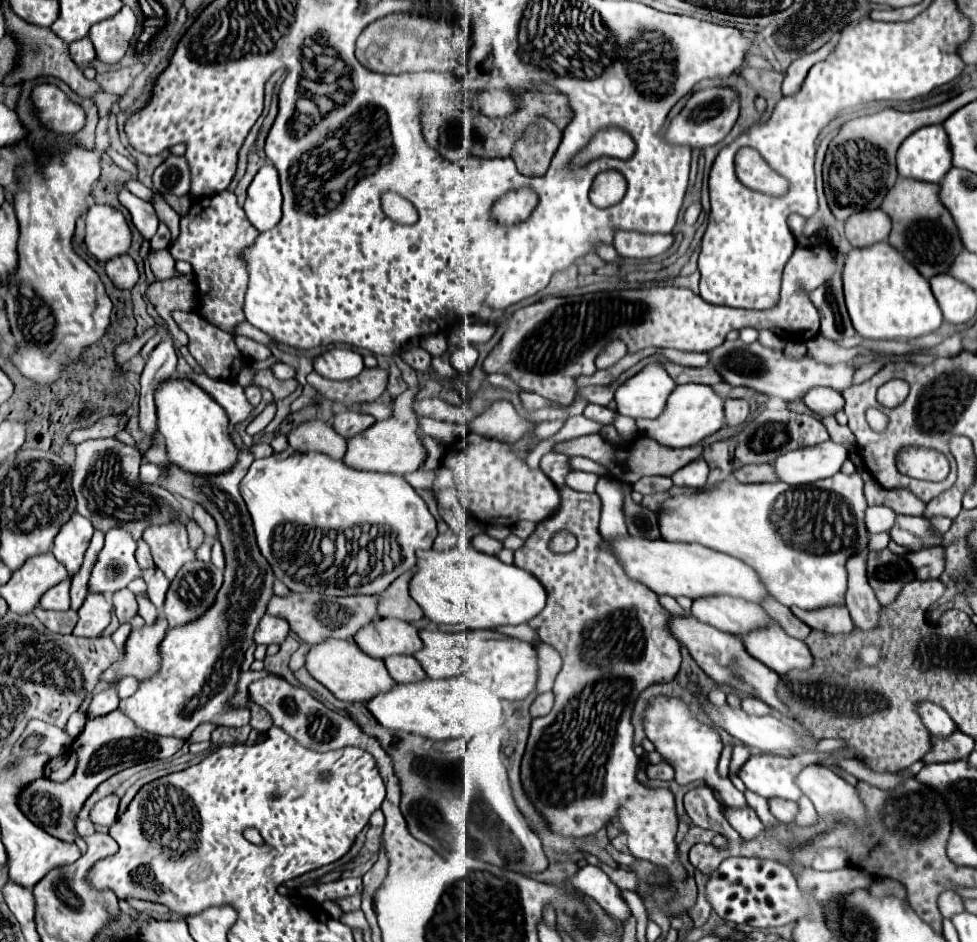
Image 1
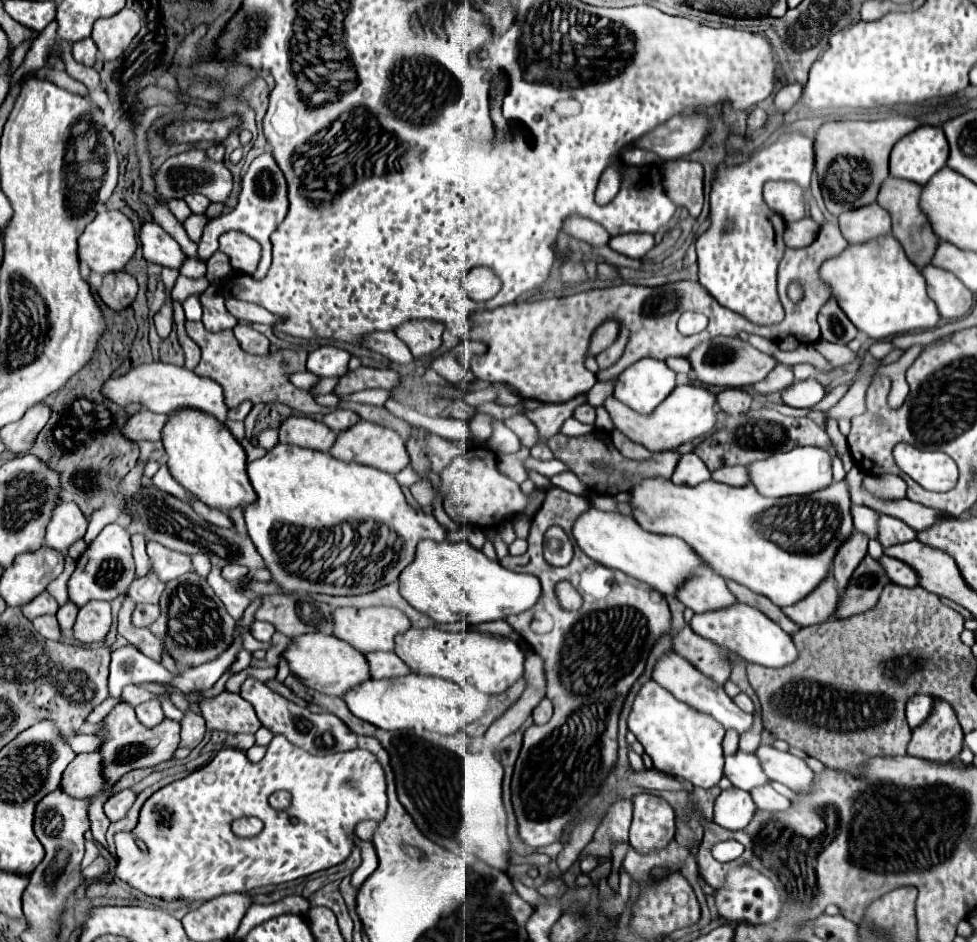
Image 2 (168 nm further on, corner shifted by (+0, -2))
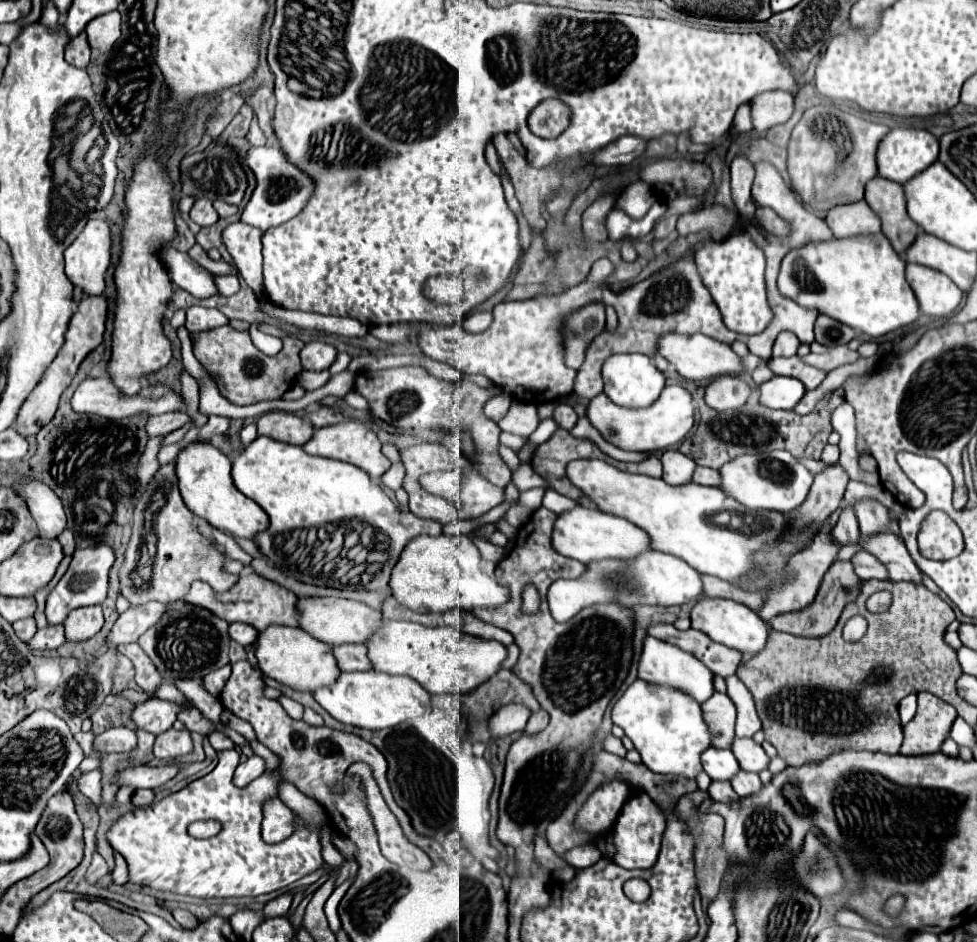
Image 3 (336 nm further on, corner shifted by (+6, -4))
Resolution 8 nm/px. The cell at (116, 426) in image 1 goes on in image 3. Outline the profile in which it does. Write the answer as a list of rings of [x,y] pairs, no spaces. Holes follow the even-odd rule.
[[[172,411],[172,413],[164,413],[164,415],[154,415],[148,419],[146,431],[150,437],[156,435],[168,435],[180,427],[184,427],[188,421],[192,421],[184,411]]]

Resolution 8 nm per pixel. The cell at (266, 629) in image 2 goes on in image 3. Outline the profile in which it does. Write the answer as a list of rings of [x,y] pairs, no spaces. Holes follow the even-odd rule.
[[[230,623],[228,625],[228,635],[230,635],[230,639],[234,639],[236,643],[246,647],[246,645],[252,645],[256,641],[258,631],[254,627],[246,625],[246,623]]]

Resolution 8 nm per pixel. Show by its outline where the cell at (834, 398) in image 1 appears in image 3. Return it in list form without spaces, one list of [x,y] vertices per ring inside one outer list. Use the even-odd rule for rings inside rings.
[[[772,377],[760,387],[760,405],[770,409],[794,409],[804,397],[804,385],[794,377]]]

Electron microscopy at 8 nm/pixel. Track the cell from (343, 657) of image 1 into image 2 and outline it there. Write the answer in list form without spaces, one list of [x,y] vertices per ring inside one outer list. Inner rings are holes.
[[[320,633],[302,635],[300,639],[294,639],[294,643],[284,651],[284,657],[290,663],[292,675],[300,677],[302,683],[324,695],[342,697],[356,685],[370,679],[370,665],[366,657],[334,635],[320,635]]]

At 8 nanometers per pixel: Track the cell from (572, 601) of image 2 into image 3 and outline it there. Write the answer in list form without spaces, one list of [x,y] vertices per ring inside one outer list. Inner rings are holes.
[[[648,551],[634,559],[614,561],[602,559],[586,565],[586,571],[578,579],[558,579],[548,589],[548,605],[550,613],[556,621],[568,621],[584,607],[596,603],[618,603],[624,607],[634,605],[684,605],[694,603],[702,595],[700,573],[694,571],[680,557]]]

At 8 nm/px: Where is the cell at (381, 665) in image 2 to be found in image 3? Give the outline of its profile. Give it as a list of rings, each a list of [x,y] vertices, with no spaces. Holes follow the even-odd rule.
[[[344,643],[332,647],[332,655],[342,671],[368,671],[372,665],[366,661],[366,647],[362,643]]]

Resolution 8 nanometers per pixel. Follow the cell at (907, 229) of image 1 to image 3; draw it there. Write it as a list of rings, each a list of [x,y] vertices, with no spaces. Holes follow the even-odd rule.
[[[874,177],[866,183],[866,203],[882,221],[882,233],[892,243],[894,251],[904,255],[906,247],[916,239],[918,225],[906,213],[906,199],[900,183],[884,177]]]

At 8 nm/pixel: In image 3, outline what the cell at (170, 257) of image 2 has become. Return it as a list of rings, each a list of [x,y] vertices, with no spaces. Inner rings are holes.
[[[166,247],[162,249],[162,261],[166,261],[172,281],[184,291],[188,291],[192,297],[206,301],[218,295],[218,287],[214,281],[216,275],[198,265],[188,253],[180,253],[174,247]]]

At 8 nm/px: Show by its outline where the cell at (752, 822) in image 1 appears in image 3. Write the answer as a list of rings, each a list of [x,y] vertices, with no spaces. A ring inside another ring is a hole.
[[[712,781],[708,787],[708,795],[714,801],[722,801],[722,803],[734,803],[740,799],[728,781]]]

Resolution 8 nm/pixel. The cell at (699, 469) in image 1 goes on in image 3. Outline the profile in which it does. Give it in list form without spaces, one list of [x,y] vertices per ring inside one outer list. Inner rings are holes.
[[[668,449],[662,453],[660,457],[662,465],[664,465],[664,475],[662,479],[670,485],[684,485],[692,481],[692,473],[694,473],[694,461],[686,455],[682,455],[676,449]]]

